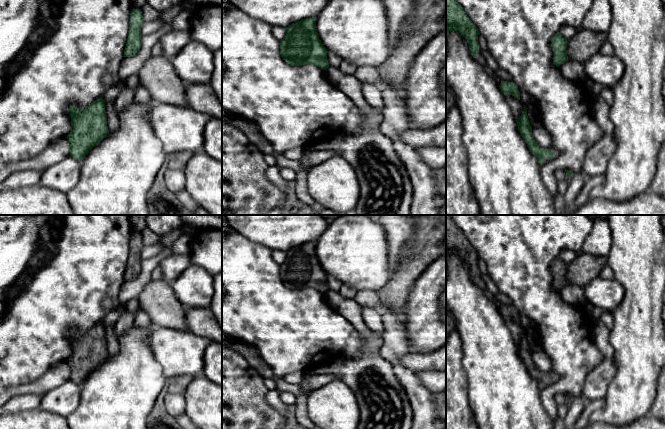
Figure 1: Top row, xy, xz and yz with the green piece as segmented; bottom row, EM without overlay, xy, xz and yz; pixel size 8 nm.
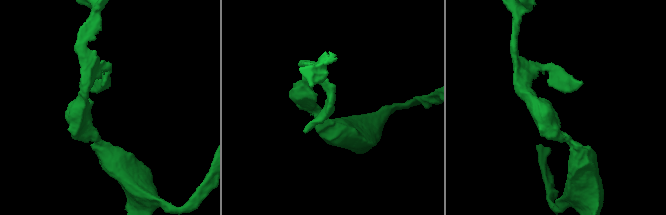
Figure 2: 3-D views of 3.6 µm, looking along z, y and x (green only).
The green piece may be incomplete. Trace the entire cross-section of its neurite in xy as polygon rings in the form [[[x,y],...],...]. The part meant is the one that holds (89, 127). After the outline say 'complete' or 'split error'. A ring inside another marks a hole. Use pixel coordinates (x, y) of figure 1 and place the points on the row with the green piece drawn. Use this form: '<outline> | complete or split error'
[[[100,97],[82,110],[71,105],[69,112],[71,131],[66,138],[70,142],[70,156],[81,162],[109,134],[105,101]]] | complete

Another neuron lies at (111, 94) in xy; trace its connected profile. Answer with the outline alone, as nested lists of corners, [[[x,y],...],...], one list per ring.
[[[114,86],[109,88],[104,95],[102,96],[102,99],[105,102],[109,102],[109,101],[114,101],[117,96],[118,96],[119,90]]]

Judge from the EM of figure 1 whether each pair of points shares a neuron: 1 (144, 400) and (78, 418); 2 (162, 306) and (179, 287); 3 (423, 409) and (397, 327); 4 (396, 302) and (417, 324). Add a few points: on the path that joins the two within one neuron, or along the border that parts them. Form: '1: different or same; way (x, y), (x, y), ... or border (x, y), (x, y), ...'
1: same; way (128, 400), (123, 400), (105, 418), (94, 418)
2: different; border (169, 283), (175, 296), (187, 308)
3: same; way (415, 389), (395, 363), (395, 347)
4: different; border (414, 286), (403, 307)

